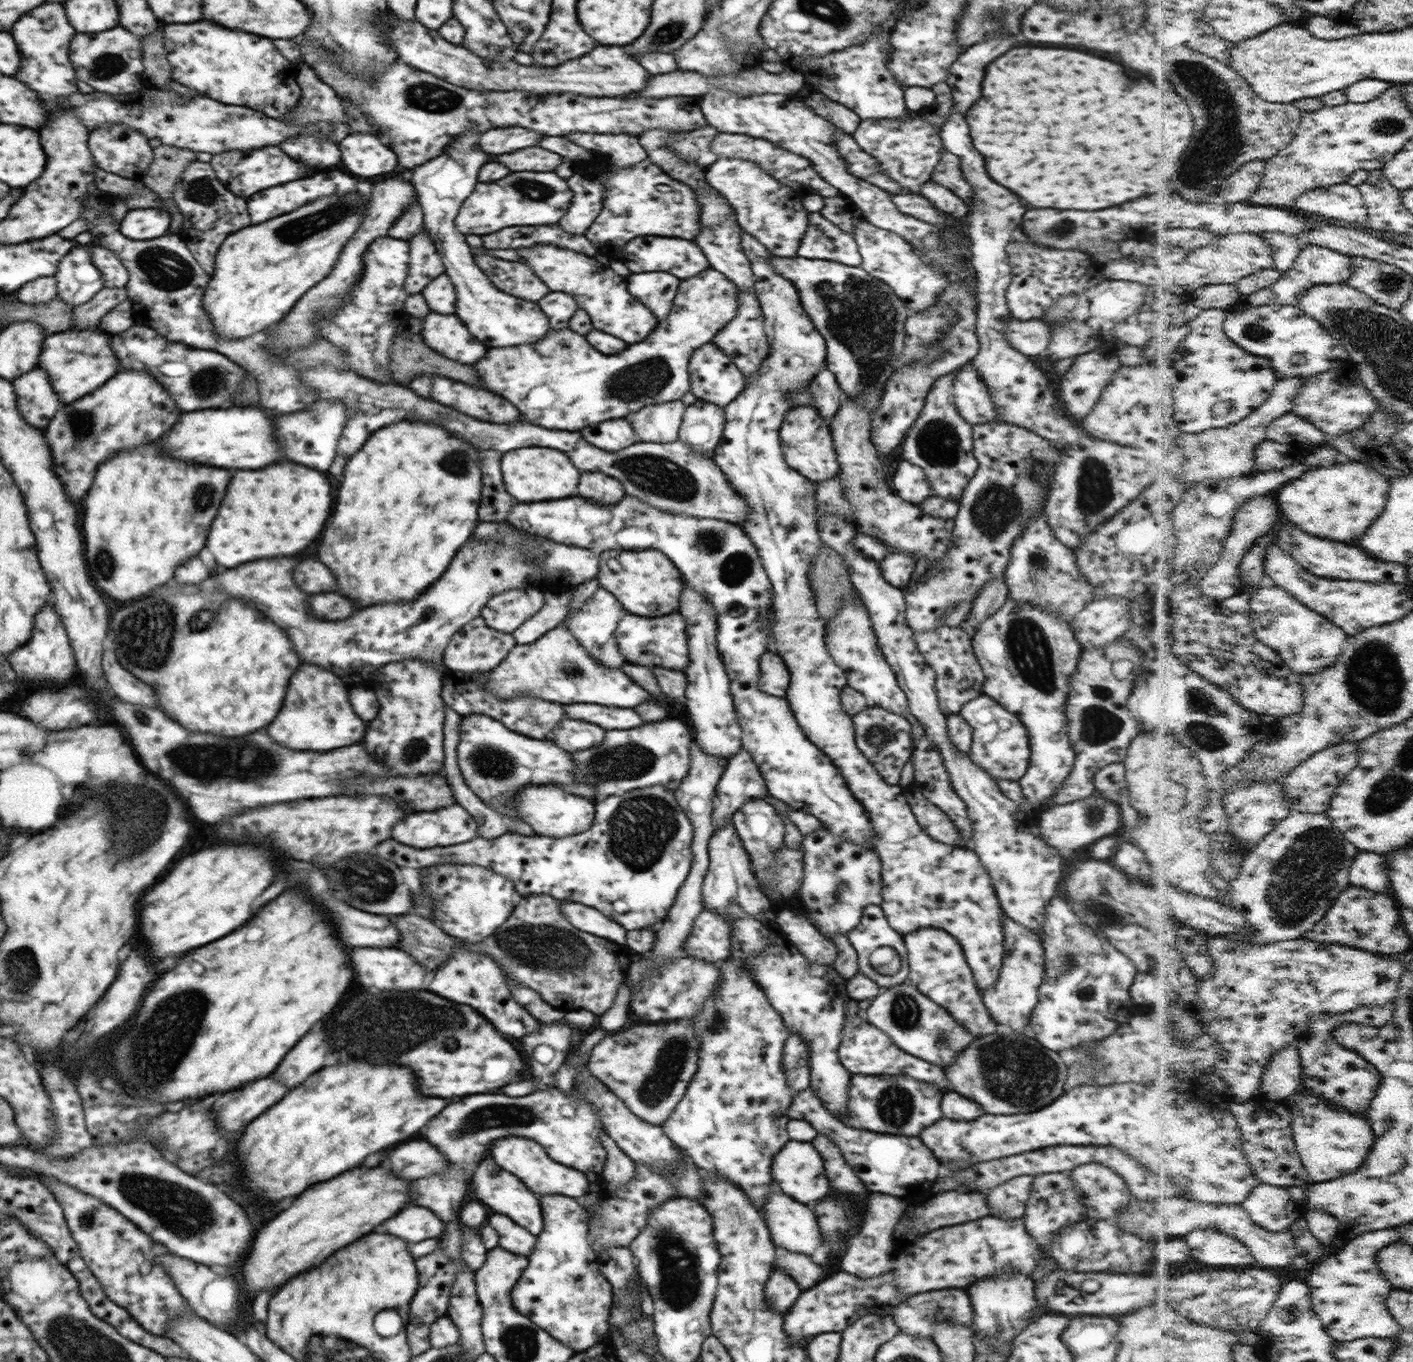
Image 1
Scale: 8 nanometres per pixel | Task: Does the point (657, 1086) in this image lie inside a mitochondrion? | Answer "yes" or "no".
yes

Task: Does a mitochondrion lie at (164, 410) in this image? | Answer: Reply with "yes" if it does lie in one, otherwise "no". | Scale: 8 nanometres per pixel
no

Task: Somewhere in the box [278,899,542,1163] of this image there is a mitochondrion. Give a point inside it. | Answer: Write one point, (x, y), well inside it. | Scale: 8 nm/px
(434, 1026)

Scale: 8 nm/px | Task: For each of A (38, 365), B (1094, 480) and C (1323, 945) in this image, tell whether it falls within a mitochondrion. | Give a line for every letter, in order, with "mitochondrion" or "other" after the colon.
A: other
B: mitochondrion
C: other

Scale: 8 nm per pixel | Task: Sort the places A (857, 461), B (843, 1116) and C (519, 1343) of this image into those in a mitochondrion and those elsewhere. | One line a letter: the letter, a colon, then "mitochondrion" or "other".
A: other
B: other
C: mitochondrion

